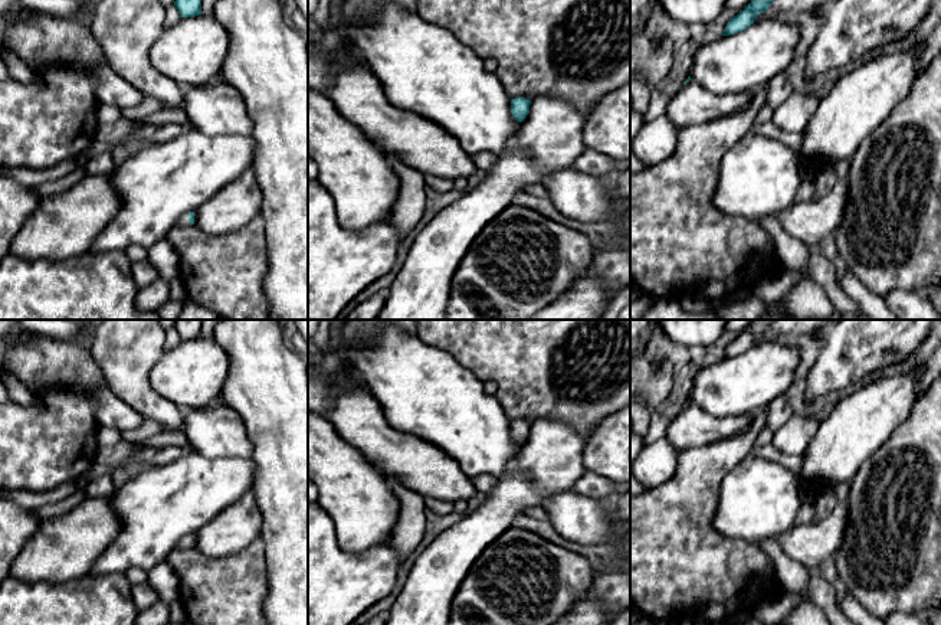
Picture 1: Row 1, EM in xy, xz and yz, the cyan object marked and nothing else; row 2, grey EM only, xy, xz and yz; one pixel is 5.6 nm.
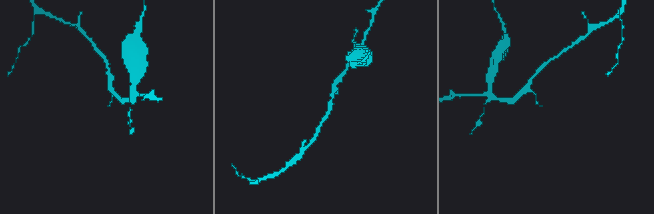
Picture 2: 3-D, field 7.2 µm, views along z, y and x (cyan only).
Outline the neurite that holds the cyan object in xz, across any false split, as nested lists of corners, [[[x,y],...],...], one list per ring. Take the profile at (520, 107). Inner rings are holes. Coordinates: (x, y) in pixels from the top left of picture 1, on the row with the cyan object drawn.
[[[524,96],[511,99],[512,117],[517,121],[522,122],[527,118],[527,115],[529,114],[529,105],[531,105],[531,101]]]

